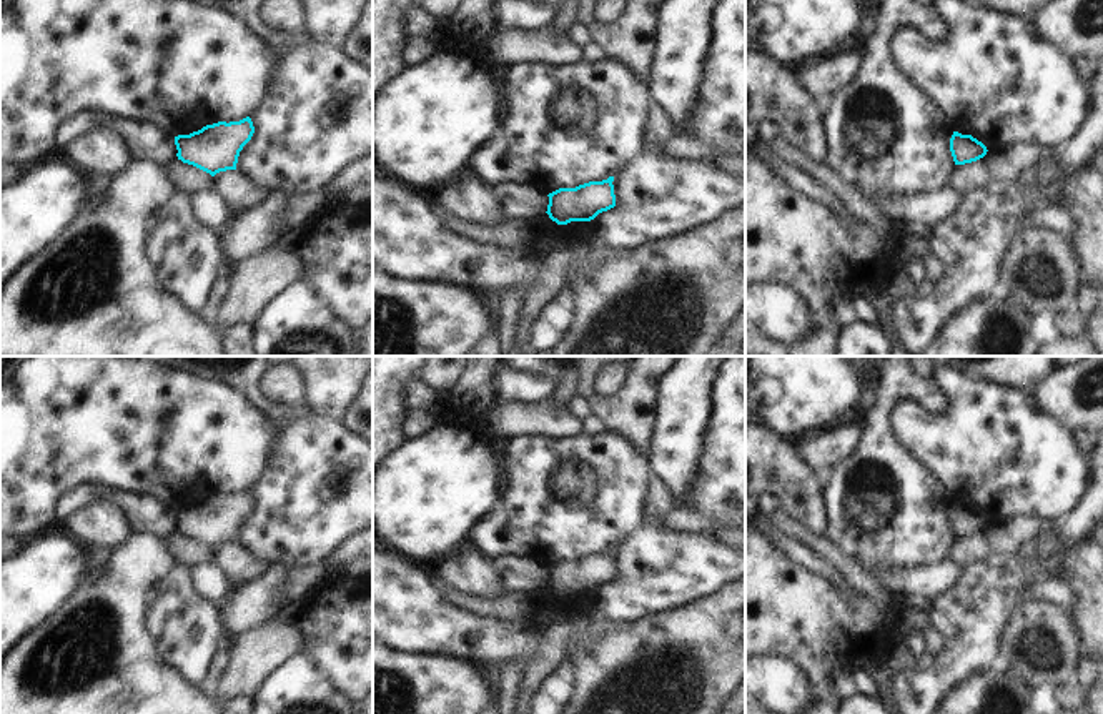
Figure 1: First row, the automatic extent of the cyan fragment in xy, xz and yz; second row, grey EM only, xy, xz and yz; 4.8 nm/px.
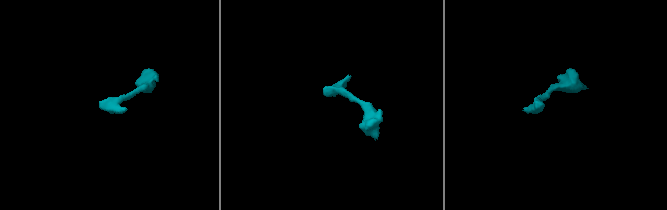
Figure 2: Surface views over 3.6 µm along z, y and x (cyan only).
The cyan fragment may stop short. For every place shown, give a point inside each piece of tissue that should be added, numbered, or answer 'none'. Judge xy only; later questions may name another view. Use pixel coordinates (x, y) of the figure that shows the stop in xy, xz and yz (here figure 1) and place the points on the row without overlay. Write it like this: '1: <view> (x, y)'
none

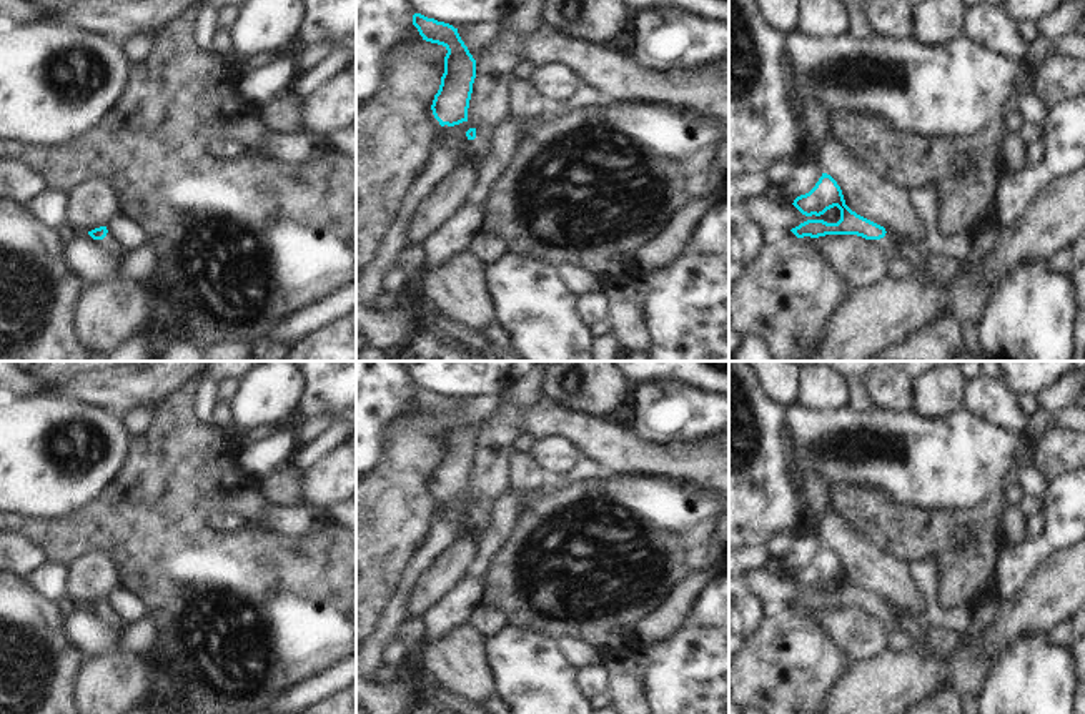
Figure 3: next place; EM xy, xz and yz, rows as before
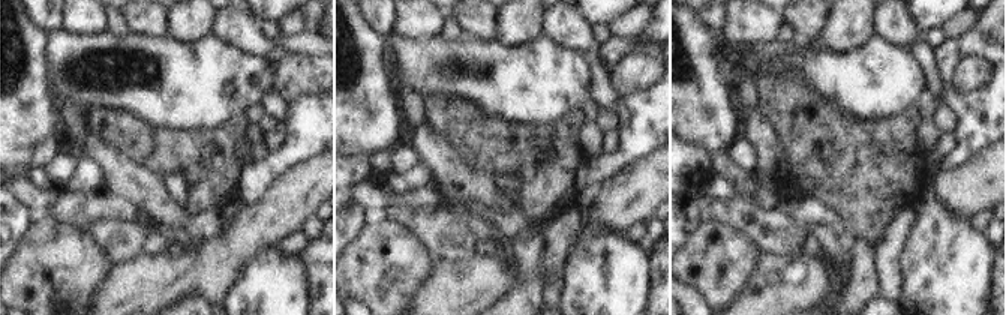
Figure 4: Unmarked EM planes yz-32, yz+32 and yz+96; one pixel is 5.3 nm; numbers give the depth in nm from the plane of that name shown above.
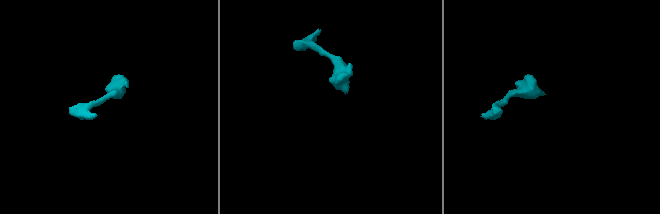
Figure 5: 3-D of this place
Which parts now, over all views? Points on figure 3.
1: yz (891, 619)

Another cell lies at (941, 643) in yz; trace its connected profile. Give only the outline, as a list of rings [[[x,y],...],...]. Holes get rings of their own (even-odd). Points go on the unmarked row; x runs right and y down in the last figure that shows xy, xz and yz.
[[[932,631],[922,639],[922,647],[935,654],[942,662],[949,662],[962,637],[959,632]]]

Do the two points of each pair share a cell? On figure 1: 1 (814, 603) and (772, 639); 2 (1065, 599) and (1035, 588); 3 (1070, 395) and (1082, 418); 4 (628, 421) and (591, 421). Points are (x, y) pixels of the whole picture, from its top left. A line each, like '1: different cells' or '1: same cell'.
1: same cell
2: same cell
3: same cell
4: different cells

